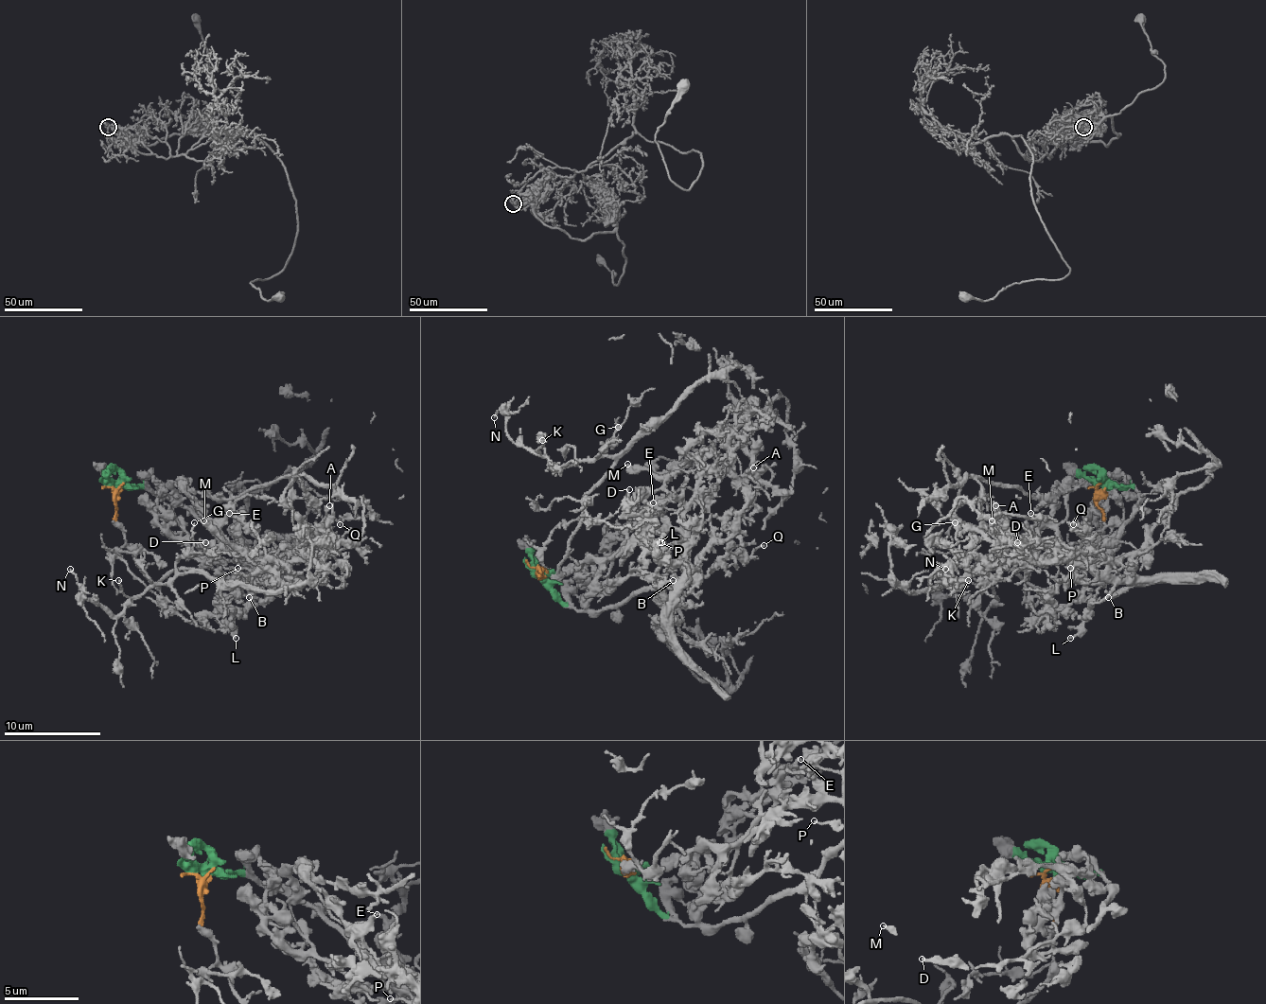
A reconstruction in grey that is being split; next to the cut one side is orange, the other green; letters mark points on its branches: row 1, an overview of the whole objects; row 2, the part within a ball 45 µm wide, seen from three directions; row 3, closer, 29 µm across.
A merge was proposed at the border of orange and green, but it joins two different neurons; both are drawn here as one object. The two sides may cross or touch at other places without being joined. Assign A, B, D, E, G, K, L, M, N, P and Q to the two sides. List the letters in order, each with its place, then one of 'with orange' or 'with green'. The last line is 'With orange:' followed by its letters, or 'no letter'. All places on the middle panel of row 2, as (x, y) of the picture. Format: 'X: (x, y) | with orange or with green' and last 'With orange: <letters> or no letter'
A: (753, 467) | with green
B: (673, 580) | with green
D: (629, 489) | with green
E: (653, 502) | with green
G: (618, 427) | with orange
K: (542, 440) | with orange
L: (659, 542) | with green
M: (627, 464) | with green
N: (494, 417) | with orange
P: (661, 542) | with green
Q: (764, 545) | with green
With orange: G, K, N

